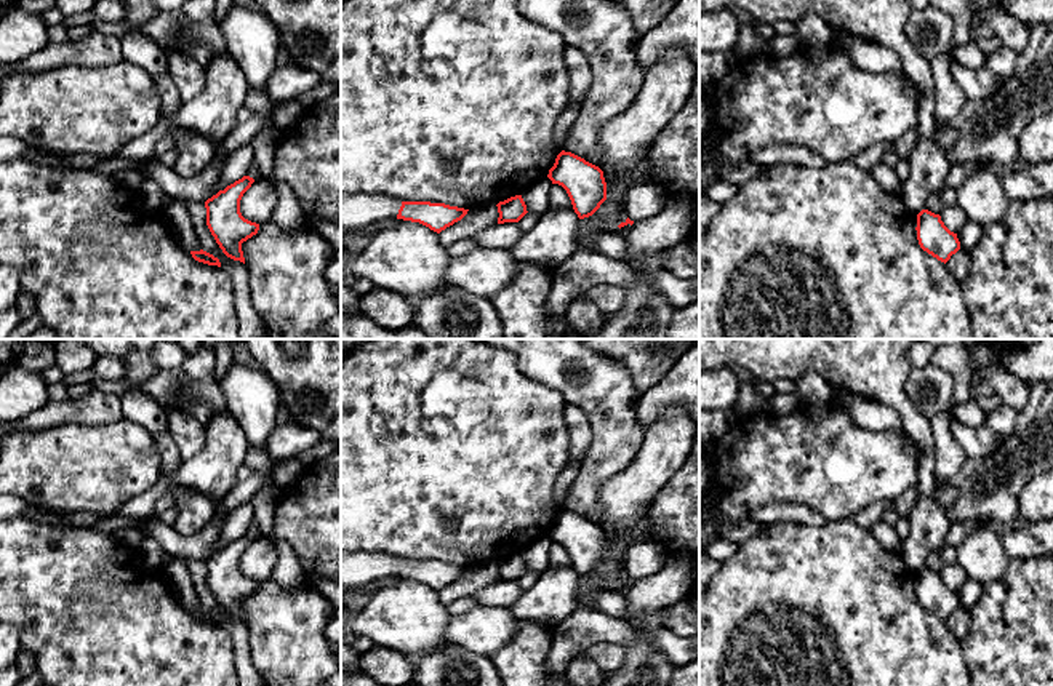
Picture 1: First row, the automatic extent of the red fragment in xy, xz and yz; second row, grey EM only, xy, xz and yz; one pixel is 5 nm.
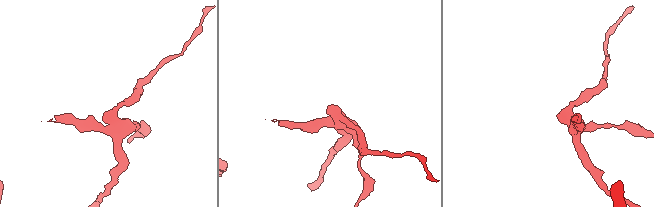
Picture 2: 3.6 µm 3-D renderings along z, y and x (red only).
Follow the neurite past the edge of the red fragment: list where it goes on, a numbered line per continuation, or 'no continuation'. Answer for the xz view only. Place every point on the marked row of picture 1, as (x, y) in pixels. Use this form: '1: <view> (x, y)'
1: xz (357, 211)

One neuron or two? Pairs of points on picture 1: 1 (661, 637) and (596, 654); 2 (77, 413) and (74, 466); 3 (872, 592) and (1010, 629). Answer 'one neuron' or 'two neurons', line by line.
1: two neurons
2: two neurons
3: two neurons

